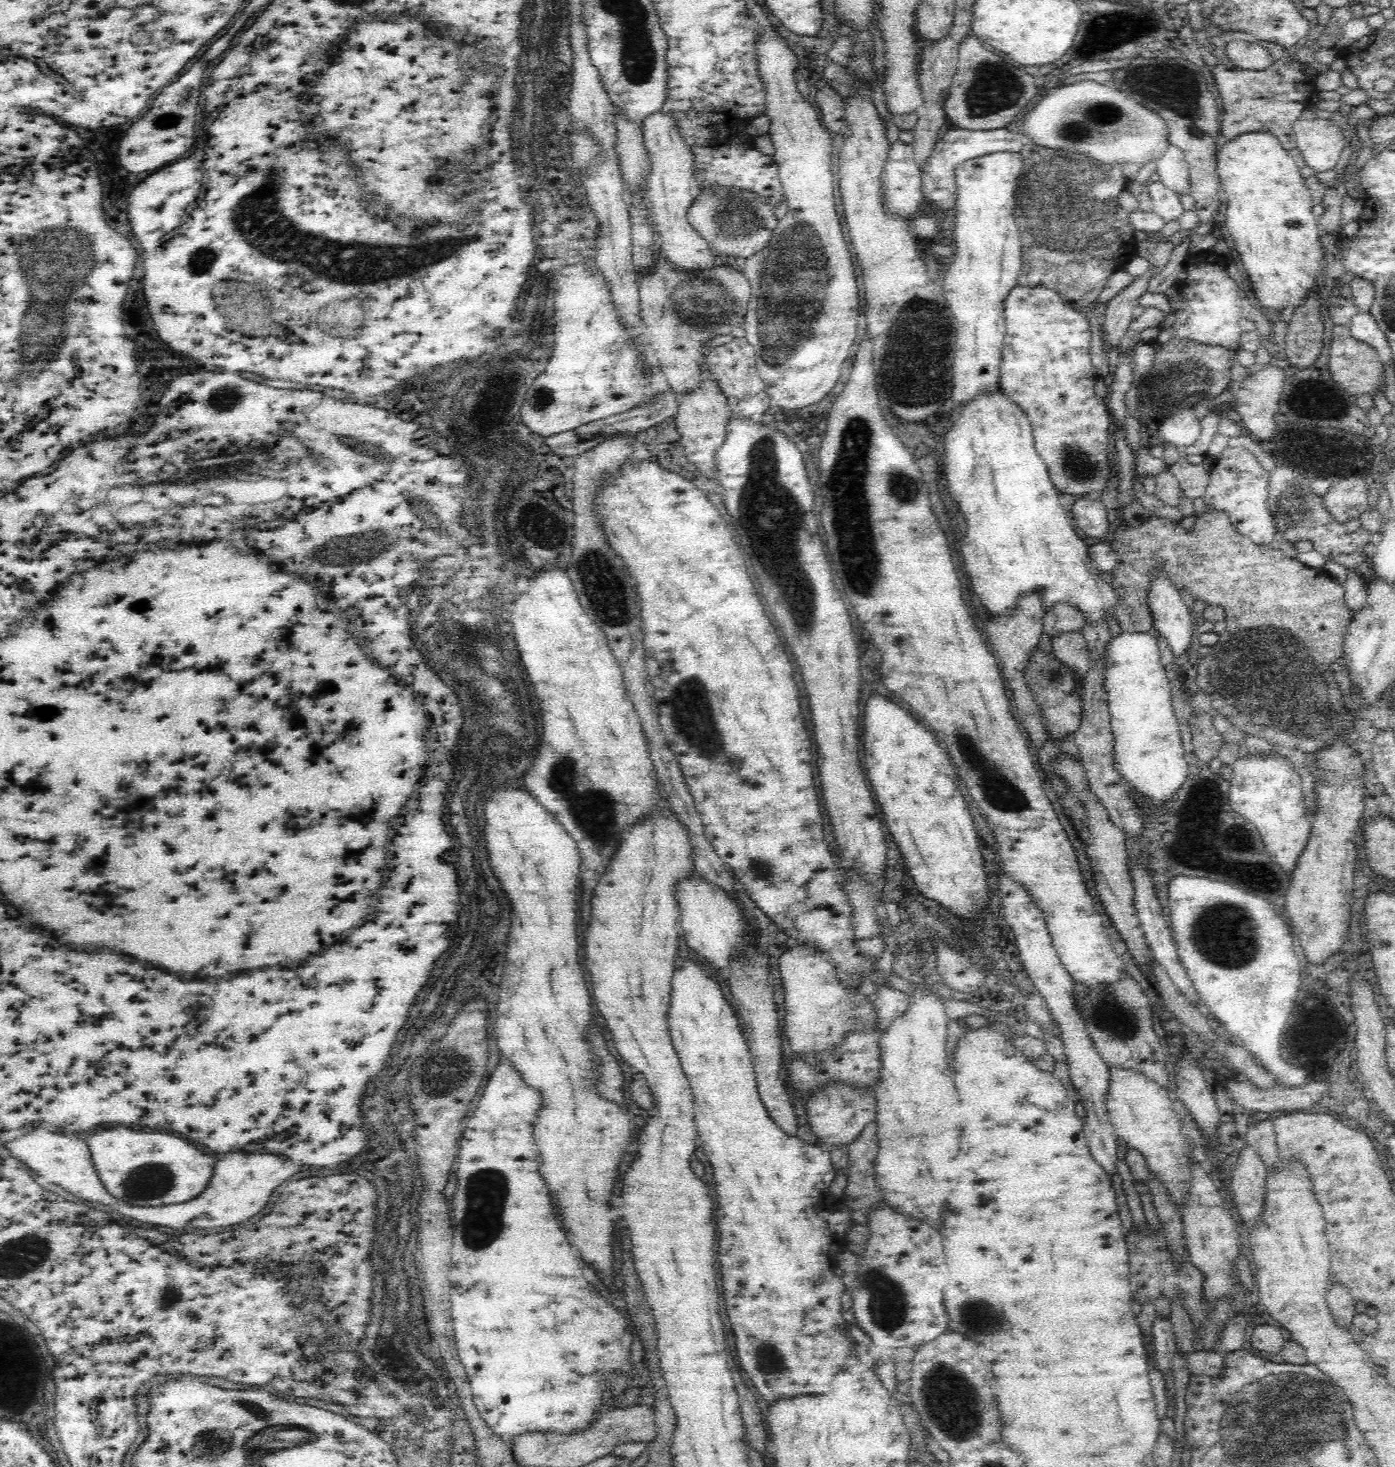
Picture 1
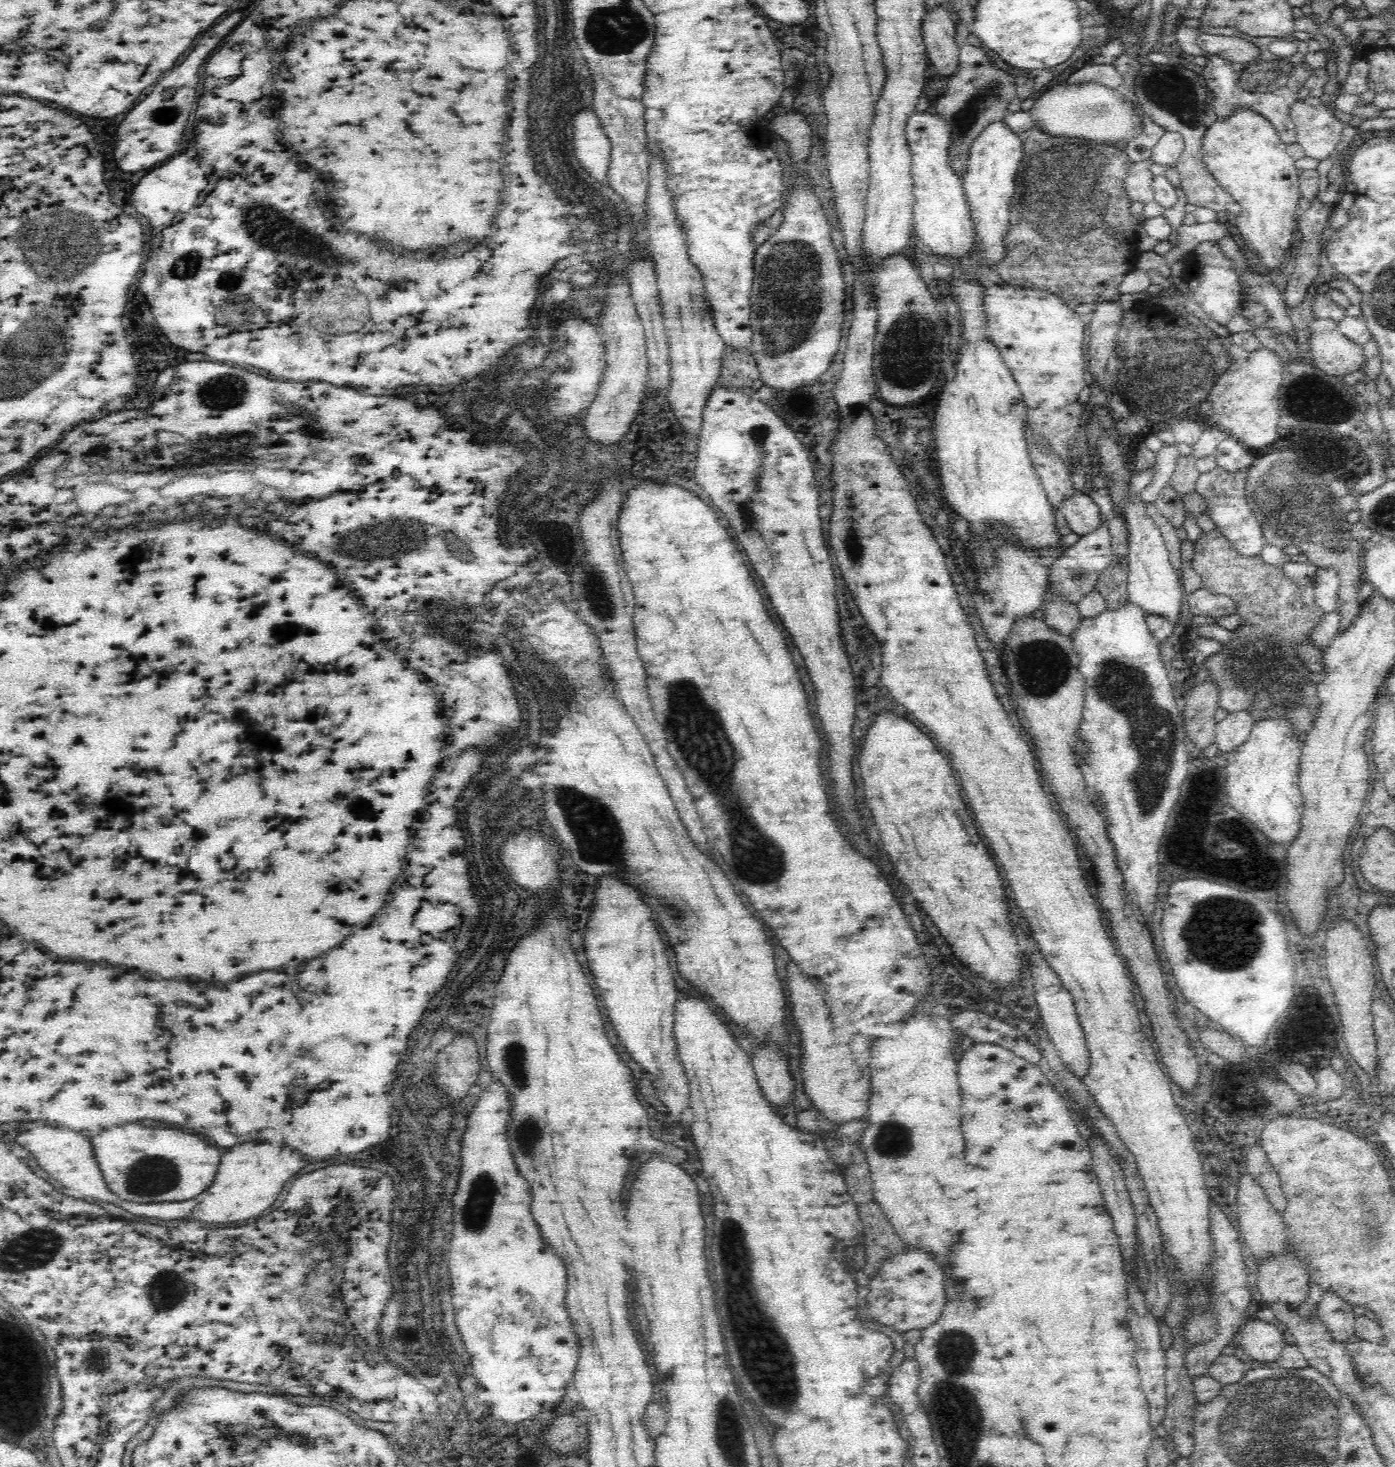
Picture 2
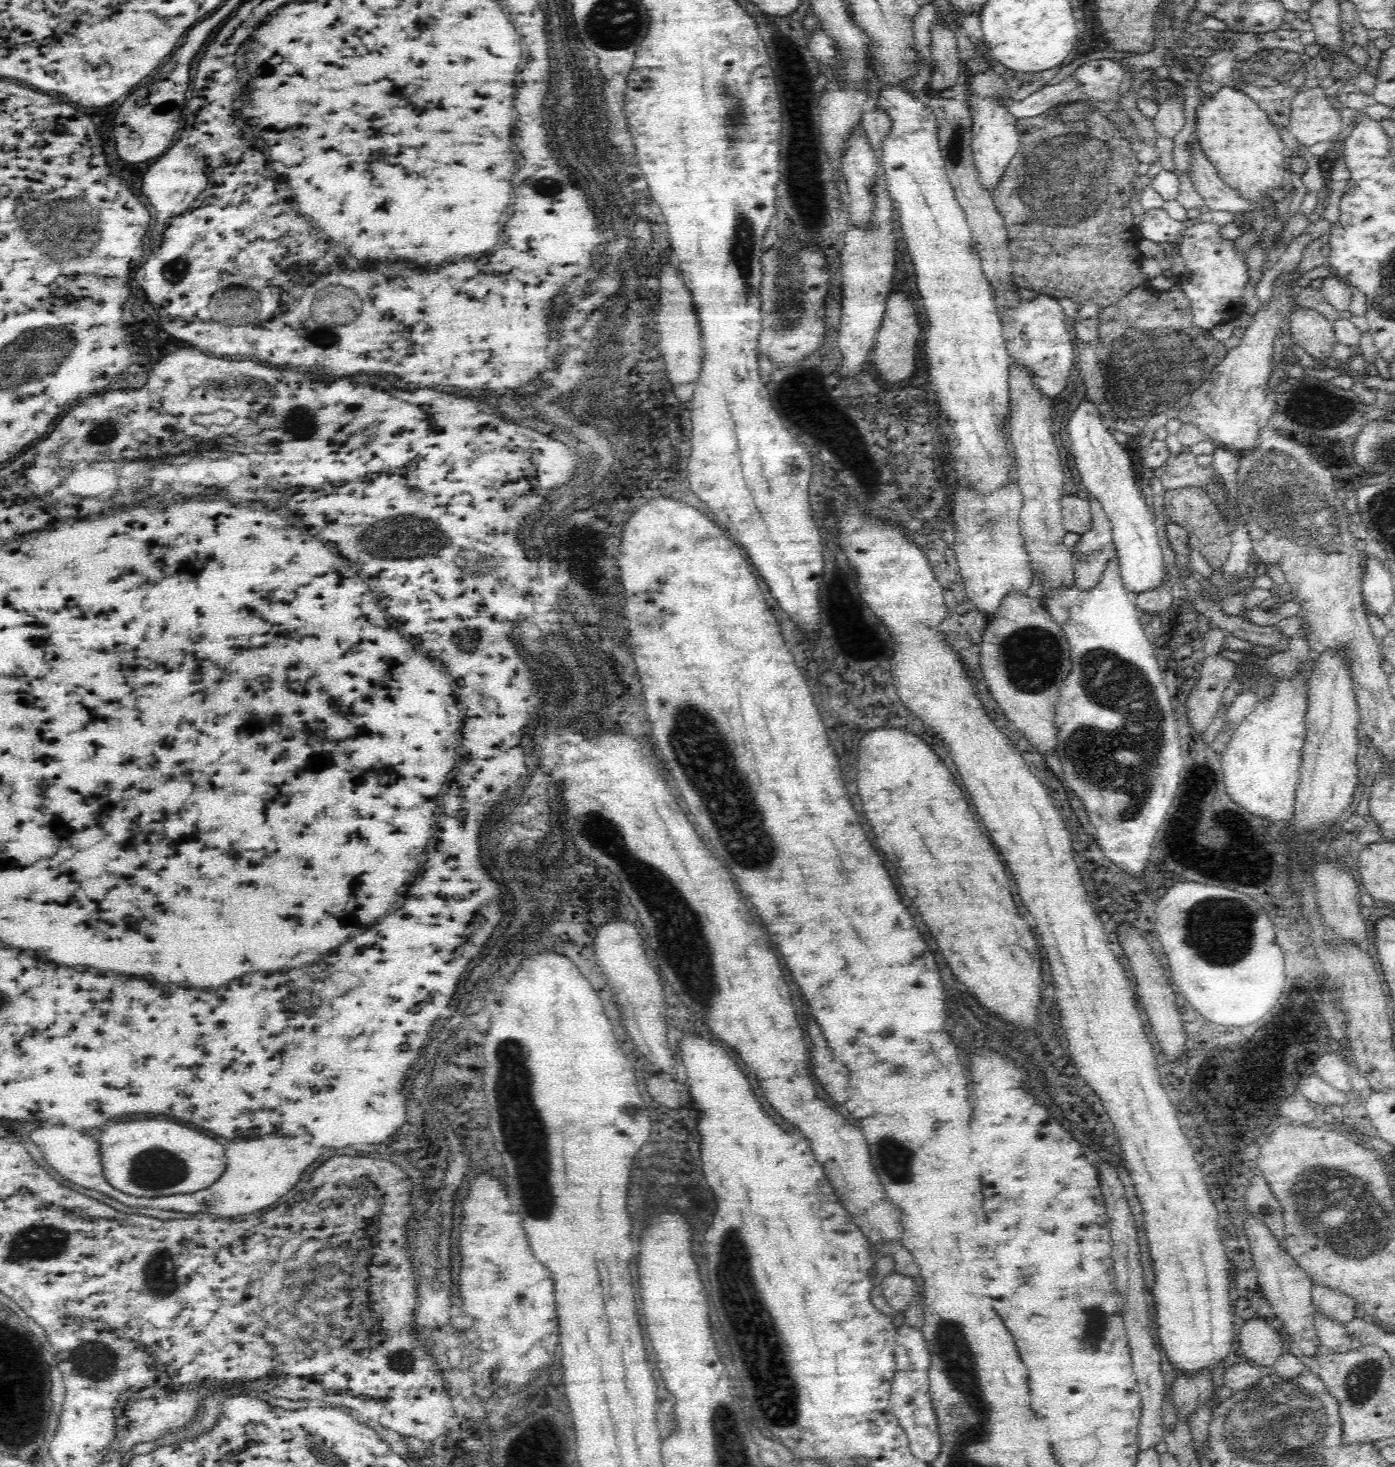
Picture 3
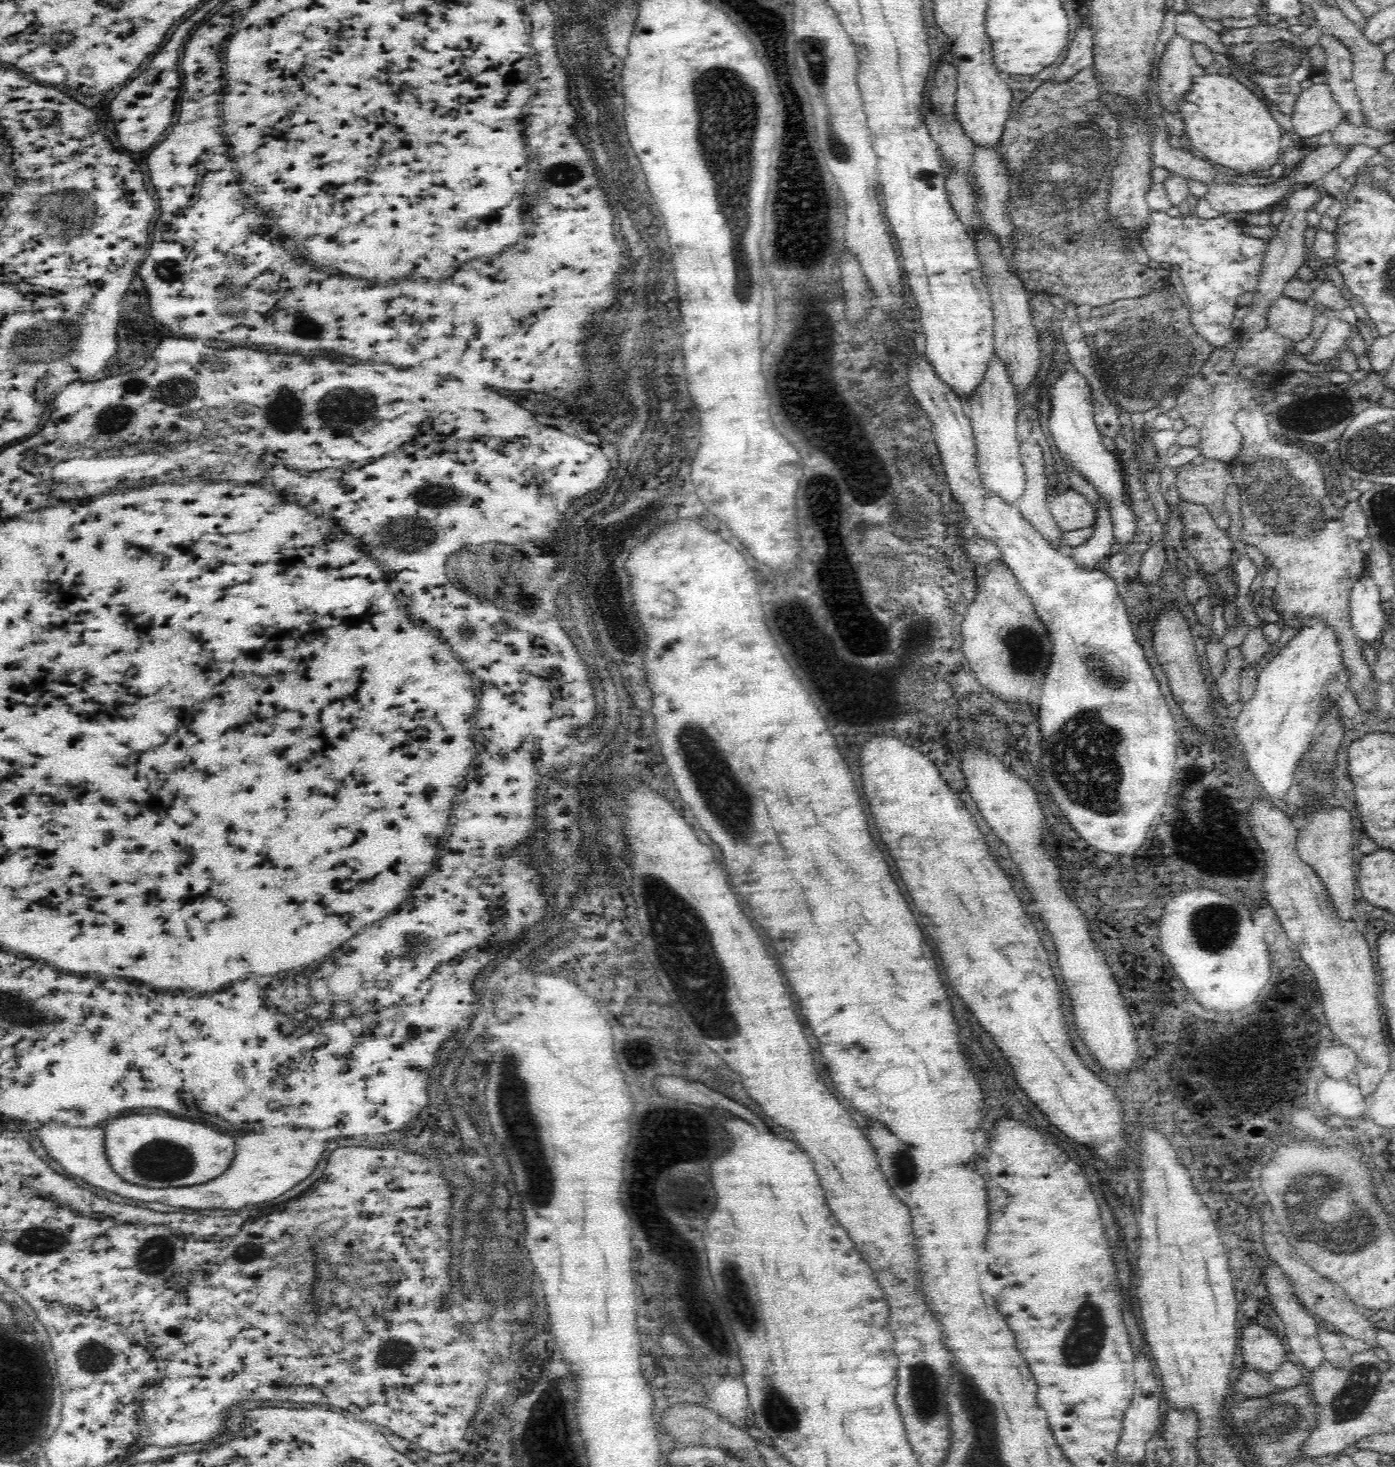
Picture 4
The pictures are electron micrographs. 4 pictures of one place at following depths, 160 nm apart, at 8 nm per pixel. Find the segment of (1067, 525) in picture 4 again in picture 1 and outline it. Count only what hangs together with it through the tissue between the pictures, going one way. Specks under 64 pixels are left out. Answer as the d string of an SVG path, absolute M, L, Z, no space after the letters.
M1080 497L1070 510L1074 523L1092 541L1104 540L1108 534L1108 513L1098 497Z

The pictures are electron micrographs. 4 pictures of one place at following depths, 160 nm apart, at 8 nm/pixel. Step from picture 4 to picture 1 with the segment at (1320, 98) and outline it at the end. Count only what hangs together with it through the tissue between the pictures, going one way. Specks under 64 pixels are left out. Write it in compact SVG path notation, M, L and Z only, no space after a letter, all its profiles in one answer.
M1315 103L1309 105L1309 108L1303 114L1303 118L1293 124L1293 131L1296 137L1295 149L1300 152L1306 166L1312 168L1314 174L1320 174L1320 172L1328 172L1328 170L1335 168L1346 146L1346 140L1342 131L1334 123L1330 123L1330 119L1316 119L1316 110Z

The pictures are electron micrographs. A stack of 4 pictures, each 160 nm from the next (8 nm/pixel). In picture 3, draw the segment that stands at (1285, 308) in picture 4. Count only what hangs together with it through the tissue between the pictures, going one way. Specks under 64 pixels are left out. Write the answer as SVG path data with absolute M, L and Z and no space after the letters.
M1300 306L1289 319L1293 340L1308 355L1322 362L1333 357L1339 344L1330 320L1319 312Z

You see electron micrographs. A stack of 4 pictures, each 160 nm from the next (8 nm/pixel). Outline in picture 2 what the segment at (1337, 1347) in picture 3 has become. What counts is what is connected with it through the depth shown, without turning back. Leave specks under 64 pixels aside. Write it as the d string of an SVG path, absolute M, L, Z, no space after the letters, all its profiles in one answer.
M1325 1292L1322 1300L1317 1303L1317 1314L1319 1319L1326 1325L1331 1335L1338 1342L1345 1340L1355 1334L1355 1316L1353 1307L1348 1304L1338 1293Z

